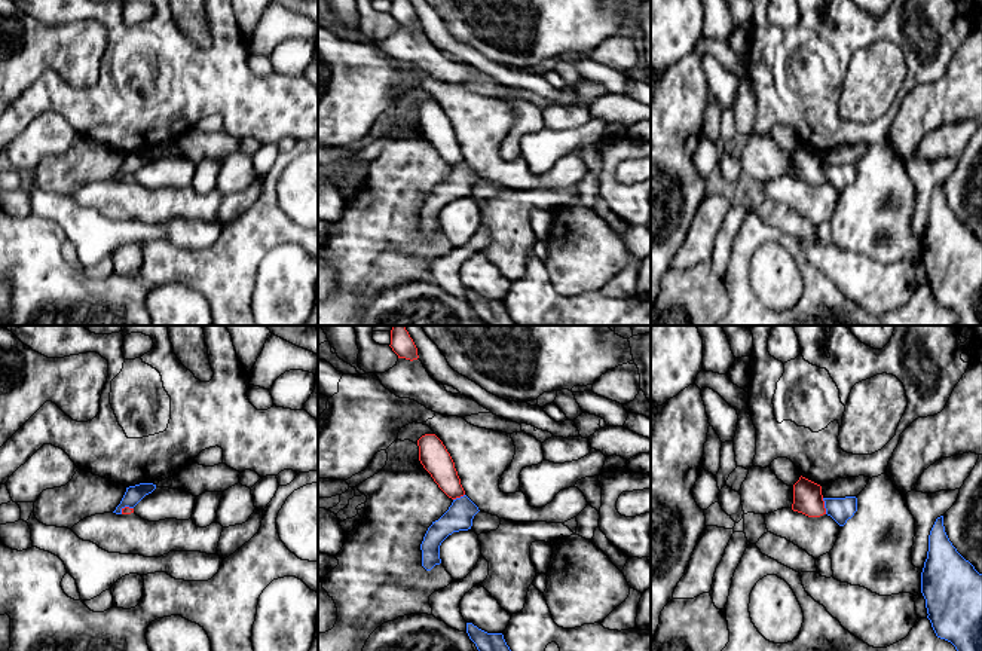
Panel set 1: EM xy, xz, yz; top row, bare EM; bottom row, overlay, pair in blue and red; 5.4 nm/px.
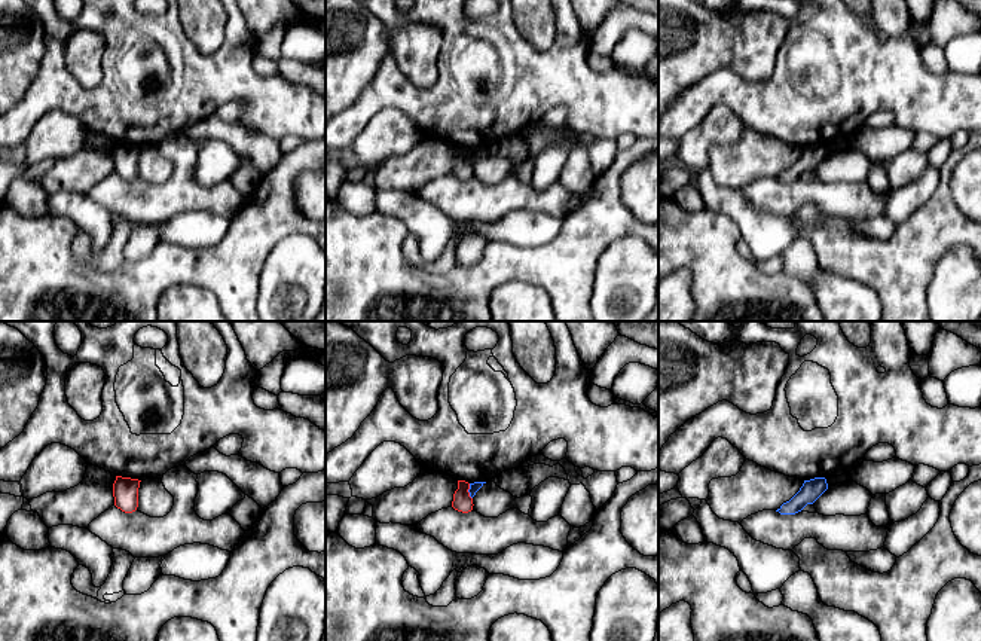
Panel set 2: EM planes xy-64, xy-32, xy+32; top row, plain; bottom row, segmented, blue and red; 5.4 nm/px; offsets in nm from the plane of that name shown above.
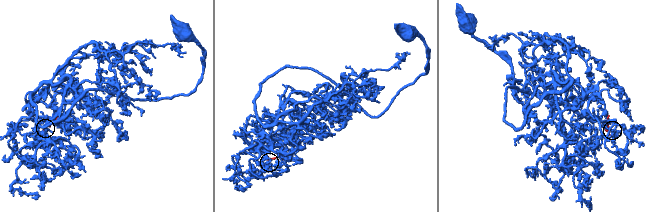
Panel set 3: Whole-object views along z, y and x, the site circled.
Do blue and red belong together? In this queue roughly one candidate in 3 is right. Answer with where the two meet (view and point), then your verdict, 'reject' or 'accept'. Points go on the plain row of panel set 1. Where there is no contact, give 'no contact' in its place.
yz (825, 173) | reject

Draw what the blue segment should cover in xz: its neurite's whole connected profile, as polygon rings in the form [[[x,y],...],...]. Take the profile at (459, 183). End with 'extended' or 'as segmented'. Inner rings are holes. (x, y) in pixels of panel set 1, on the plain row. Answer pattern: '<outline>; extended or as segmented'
[[[466,163],[453,166],[449,177],[428,195],[422,217],[422,233],[431,238],[441,230],[440,213],[453,199],[468,198],[472,193],[472,186],[478,180],[478,174]]]; as segmented

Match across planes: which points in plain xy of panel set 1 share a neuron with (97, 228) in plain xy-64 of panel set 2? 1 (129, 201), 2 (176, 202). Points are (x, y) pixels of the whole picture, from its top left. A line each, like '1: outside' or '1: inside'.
1: outside
2: outside

